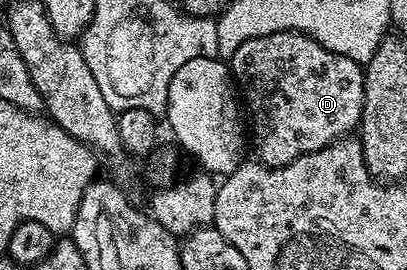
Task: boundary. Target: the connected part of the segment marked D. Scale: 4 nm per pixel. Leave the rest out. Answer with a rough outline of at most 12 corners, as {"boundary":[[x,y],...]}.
{"boundary":[[284,30],[231,73],[265,166],[358,129],[362,63]]}

